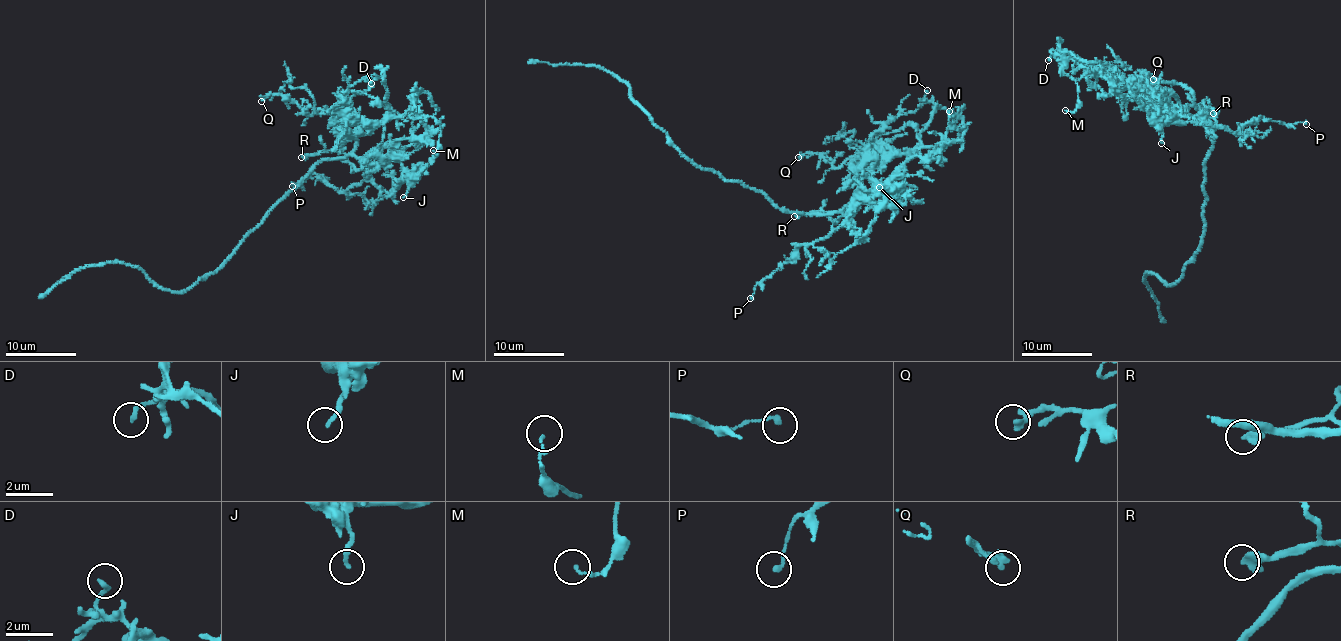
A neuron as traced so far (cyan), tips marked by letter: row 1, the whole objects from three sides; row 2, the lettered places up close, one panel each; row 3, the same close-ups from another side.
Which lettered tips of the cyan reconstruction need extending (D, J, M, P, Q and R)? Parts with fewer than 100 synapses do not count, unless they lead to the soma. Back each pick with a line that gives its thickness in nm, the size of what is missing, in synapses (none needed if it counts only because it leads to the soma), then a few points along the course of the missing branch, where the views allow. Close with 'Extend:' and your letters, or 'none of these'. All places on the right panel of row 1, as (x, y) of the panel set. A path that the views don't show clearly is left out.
Extend: none of these

